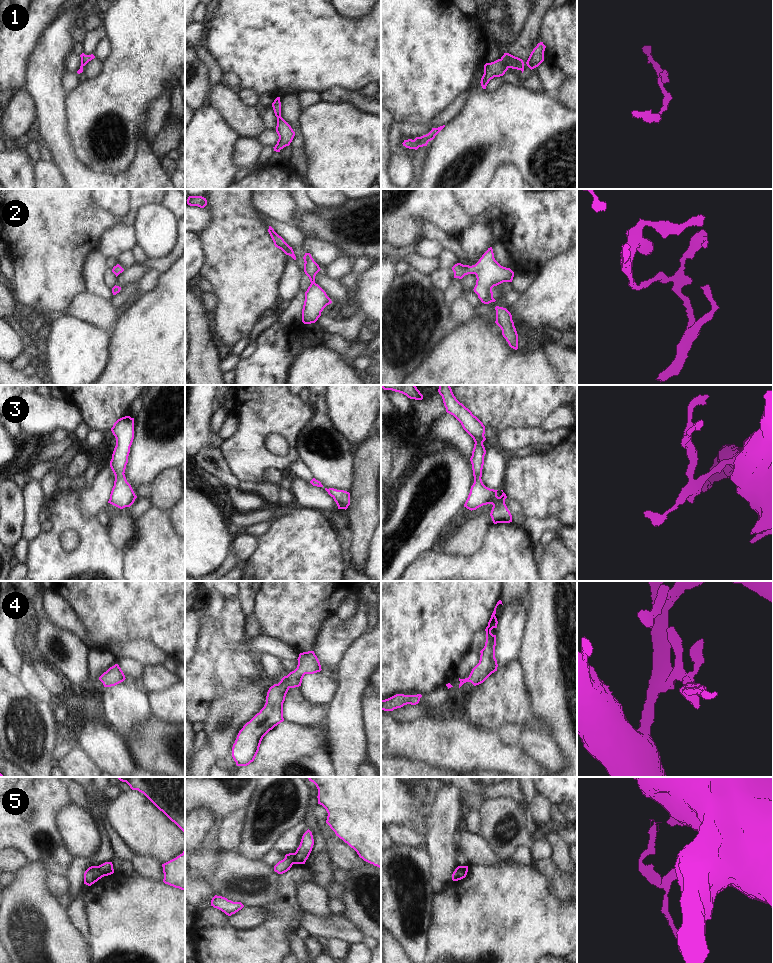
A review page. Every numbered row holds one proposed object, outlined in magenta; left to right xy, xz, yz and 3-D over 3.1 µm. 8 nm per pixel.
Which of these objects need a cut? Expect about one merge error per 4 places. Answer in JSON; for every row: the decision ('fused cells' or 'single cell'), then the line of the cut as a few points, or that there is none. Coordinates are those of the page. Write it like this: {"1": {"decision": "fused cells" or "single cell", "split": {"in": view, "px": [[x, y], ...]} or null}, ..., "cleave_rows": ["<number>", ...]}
{"1": {"decision": "single cell", "split": null}, "2": {"decision": "single cell", "split": null}, "3": {"decision": "single cell", "split": null}, "4": {"decision": "single cell", "split": null}, "5": {"decision": "fused cells", "split": {"in": "xy", "px": [[97, 866], [102, 876]]}}, "cleave_rows": ["5"]}

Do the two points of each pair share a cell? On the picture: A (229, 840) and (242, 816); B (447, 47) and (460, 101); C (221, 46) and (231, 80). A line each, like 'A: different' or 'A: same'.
A: same
B: different
C: different

